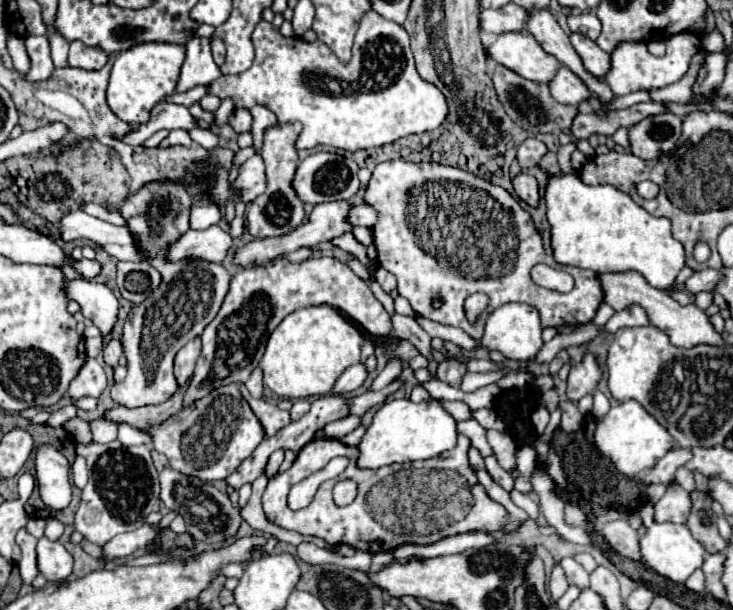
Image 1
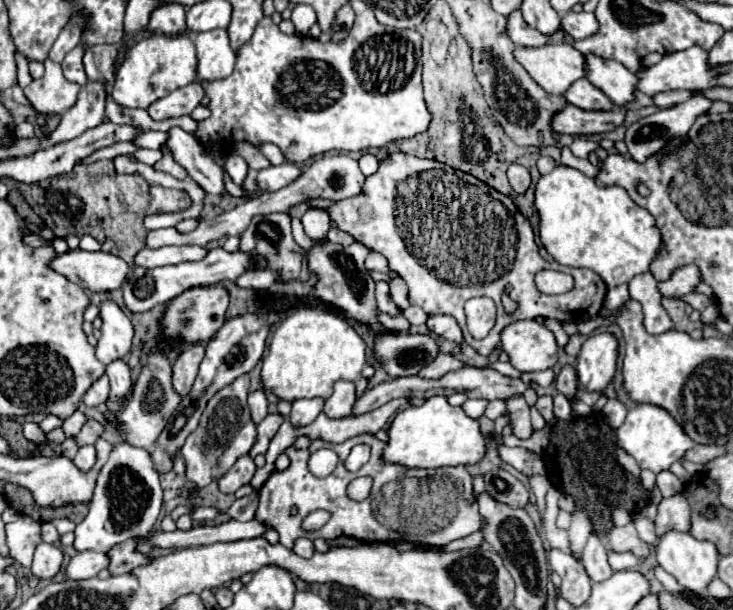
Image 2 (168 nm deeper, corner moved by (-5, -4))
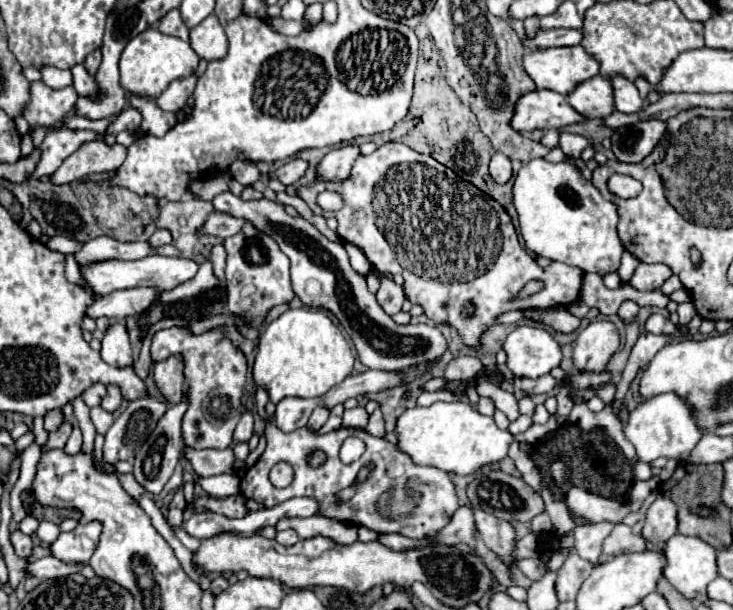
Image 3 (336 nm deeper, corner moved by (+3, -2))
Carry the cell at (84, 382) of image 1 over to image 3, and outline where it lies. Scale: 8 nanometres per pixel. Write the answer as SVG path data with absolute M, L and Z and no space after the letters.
M92 385L90 389L86 389L82 393L82 399L86 401L88 407L96 407L96 405L100 405L100 401L102 401L104 395L106 395L106 387L104 385Z

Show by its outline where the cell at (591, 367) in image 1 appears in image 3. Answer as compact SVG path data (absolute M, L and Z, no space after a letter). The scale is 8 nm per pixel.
M590 321L574 341L574 369L606 369L606 363L618 351L618 345L618 329L612 321Z

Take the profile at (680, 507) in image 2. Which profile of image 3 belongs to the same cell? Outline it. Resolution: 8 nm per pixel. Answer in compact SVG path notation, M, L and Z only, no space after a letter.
M658 495L648 507L642 537L654 545L664 545L676 533L676 505L672 499Z

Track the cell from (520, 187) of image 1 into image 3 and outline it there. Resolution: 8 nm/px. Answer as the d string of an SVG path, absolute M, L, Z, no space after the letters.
M494 153L490 159L490 177L496 183L506 183L512 177L512 163L508 157L504 157L504 153Z

